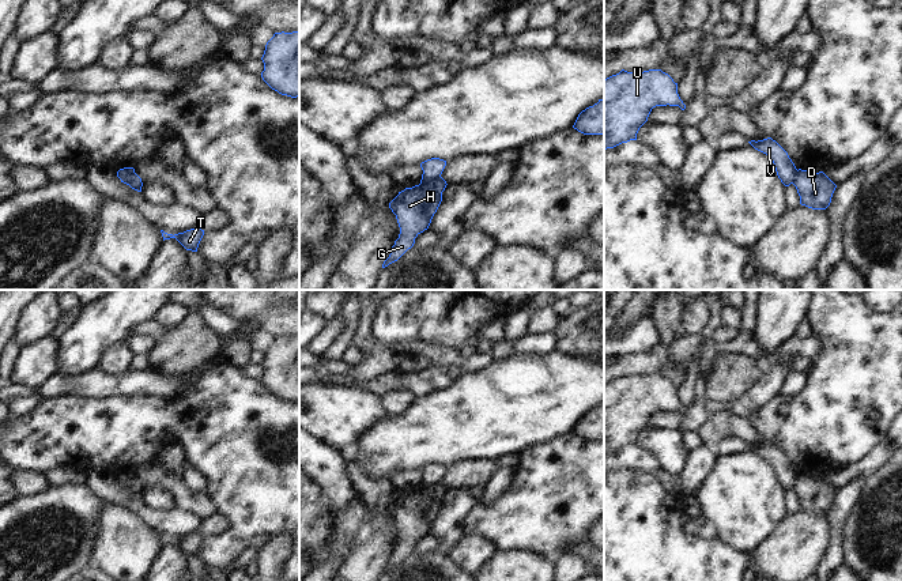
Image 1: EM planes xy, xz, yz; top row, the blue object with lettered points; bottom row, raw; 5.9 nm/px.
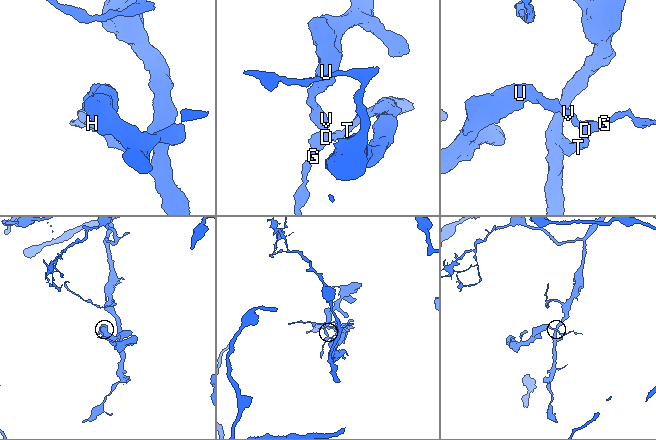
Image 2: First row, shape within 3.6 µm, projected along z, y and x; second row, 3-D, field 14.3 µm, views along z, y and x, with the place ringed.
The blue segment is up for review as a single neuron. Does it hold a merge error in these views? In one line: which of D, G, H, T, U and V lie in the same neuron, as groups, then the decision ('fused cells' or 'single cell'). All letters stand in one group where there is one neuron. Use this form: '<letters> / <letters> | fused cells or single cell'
D G H T / U V | fused cells

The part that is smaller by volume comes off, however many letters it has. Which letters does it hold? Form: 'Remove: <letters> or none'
Remove: U, V

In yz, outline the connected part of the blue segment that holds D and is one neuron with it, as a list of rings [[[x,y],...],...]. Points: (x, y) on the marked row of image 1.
[[[799,169],[793,185],[800,196],[800,204],[812,210],[826,210],[837,185],[823,173],[809,173]]]

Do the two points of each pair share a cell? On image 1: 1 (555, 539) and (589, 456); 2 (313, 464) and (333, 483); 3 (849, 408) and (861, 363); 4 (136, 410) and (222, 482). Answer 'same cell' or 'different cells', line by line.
1: same cell
2: same cell
3: same cell
4: same cell

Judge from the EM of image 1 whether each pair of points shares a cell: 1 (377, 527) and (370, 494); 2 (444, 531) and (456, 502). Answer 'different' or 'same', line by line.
1: different
2: same

